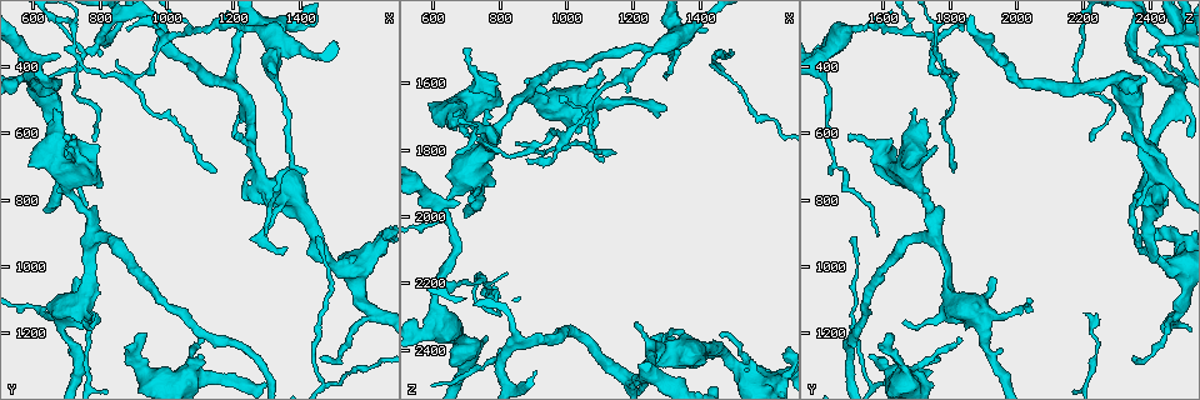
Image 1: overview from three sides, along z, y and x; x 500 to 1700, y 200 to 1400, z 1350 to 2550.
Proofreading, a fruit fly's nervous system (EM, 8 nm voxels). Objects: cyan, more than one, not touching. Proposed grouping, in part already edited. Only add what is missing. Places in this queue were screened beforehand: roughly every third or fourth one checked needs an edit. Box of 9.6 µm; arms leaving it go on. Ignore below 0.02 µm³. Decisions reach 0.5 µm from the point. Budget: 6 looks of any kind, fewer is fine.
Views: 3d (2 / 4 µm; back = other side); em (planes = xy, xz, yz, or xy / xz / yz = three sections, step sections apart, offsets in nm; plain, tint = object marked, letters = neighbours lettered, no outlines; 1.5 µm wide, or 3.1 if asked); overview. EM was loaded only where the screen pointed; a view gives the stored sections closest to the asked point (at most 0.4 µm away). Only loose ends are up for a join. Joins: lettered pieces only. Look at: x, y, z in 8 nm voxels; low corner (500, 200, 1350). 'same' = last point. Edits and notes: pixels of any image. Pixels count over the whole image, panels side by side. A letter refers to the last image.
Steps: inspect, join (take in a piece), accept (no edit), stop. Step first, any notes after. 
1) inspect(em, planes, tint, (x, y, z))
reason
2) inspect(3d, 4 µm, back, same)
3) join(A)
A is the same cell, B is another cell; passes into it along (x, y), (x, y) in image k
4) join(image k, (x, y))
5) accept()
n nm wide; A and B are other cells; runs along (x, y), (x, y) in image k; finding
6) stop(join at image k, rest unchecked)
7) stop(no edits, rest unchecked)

inspect(em, planes, plain, (1420, 710, 1440))
thin end

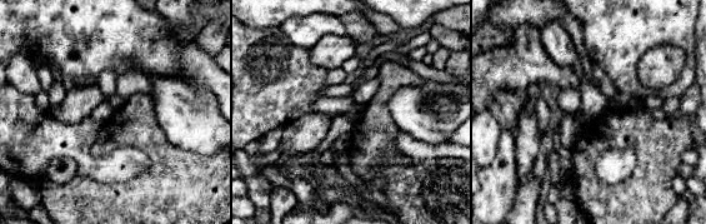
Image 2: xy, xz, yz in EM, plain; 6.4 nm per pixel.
inspect(em, planes, tint, same)

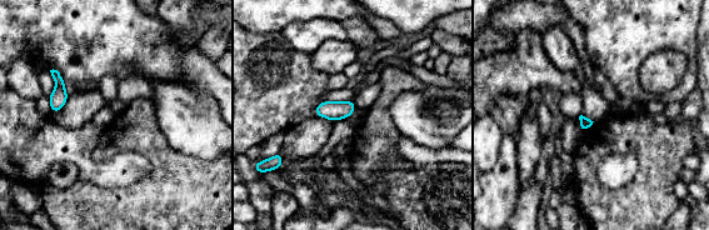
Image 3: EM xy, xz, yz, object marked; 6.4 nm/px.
inspect(em, planes, letters, same)

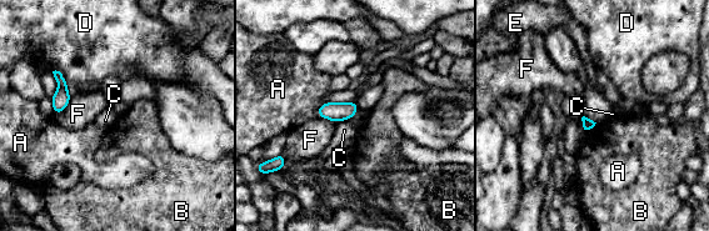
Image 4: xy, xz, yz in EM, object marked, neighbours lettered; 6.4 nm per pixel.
accept()
70 nm wide; F touches over 160 nm; A, B, C, D, E and F are other cells; no lettered piece goes on from it

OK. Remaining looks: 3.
inspect(3d, 4 µm, (890, 300, 1840))
thin end

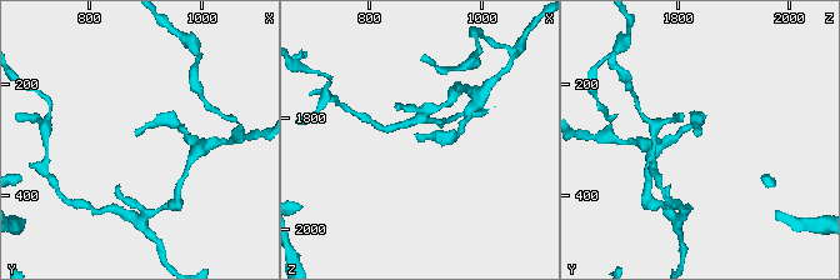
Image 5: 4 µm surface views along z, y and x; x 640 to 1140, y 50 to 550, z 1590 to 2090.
inspect(em, planes, plain, (890, 295, 1840))
shape alone is not enough

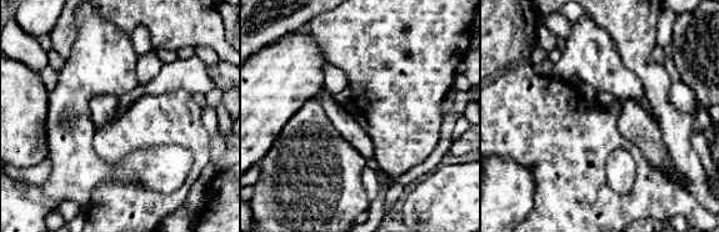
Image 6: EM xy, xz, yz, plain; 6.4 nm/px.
inspect(em, planes, letters, same)
what lies round it

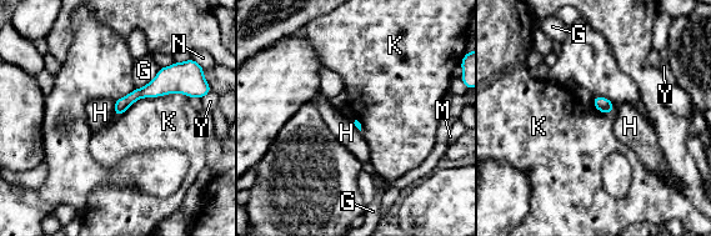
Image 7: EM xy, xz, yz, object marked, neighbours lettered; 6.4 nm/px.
accept()
G, H, K, M, N and Y are other cells; border along (188, 96), (143, 96), (116, 118) in image 7; no lettered piece goes on from it

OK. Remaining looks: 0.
stop(no edits, rest unchecked)

